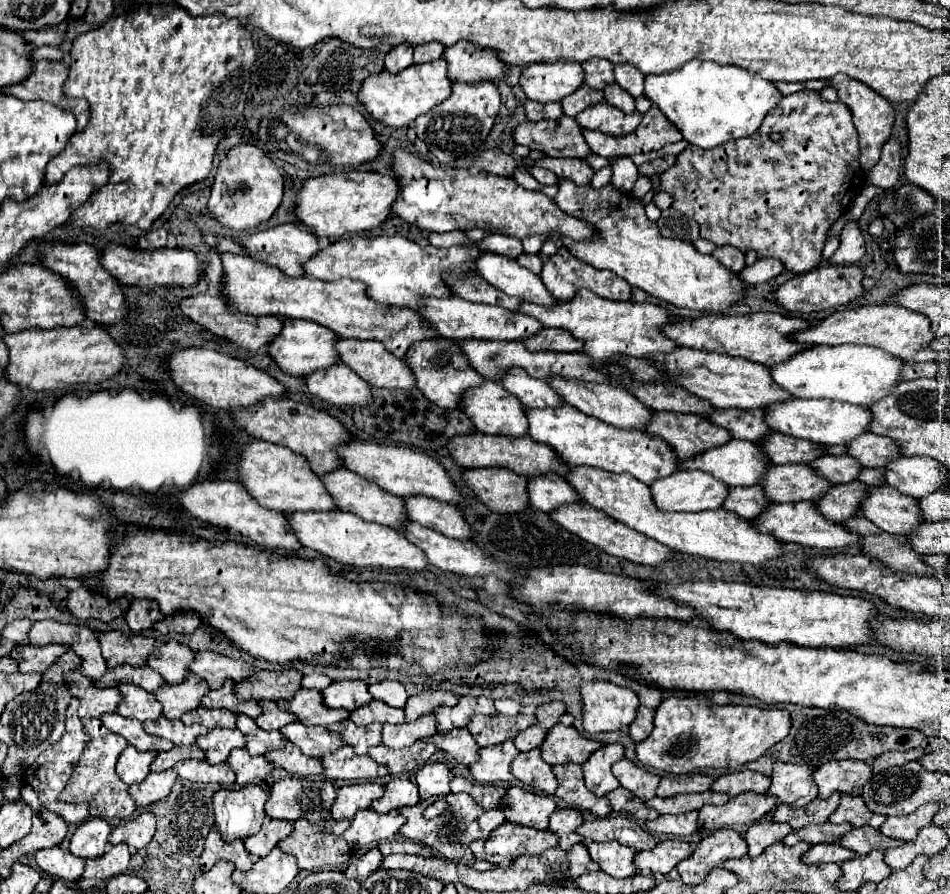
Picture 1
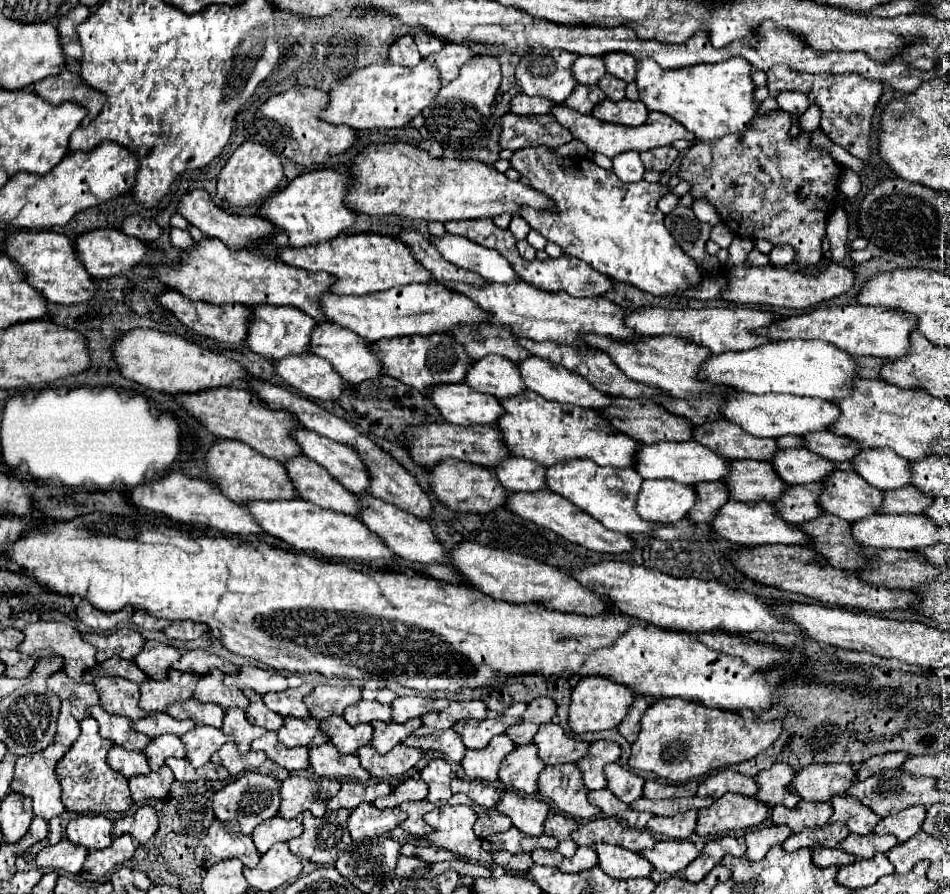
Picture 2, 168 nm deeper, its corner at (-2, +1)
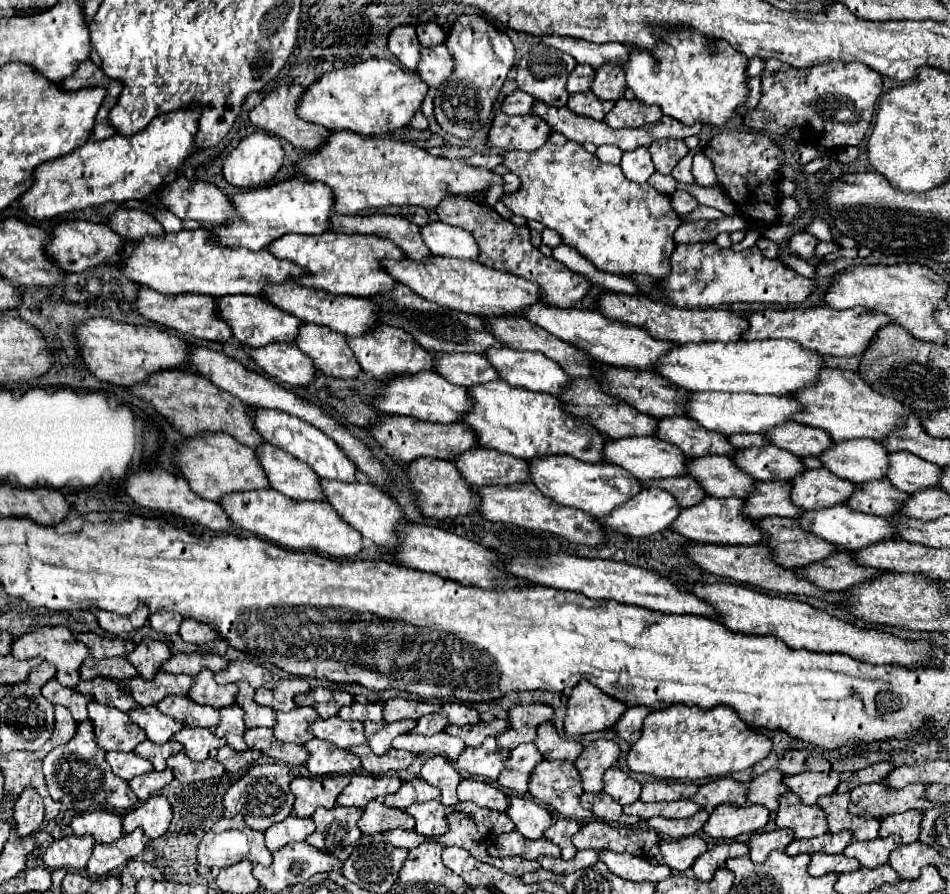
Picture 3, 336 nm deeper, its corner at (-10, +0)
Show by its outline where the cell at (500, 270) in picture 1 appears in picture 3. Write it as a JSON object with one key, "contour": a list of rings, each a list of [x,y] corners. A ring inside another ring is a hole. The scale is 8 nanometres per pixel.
{"contour":[[[428,222],[420,228],[420,236],[432,254],[466,260],[478,258],[478,244],[474,236],[462,228],[452,228],[444,222]]]}

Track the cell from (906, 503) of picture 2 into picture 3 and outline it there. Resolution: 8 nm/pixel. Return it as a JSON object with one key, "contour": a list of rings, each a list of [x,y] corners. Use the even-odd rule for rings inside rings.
{"contour":[[[886,478],[878,482],[864,482],[858,484],[858,490],[854,492],[854,498],[846,502],[852,510],[858,510],[862,514],[874,514],[874,516],[892,516],[898,512],[902,502],[908,498],[906,492],[898,492]]]}

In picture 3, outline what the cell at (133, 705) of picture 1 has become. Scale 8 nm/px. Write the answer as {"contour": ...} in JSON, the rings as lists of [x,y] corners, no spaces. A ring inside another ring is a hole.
{"contour":[[[96,678],[96,680],[80,680],[78,686],[74,686],[76,692],[80,694],[88,694],[88,690],[94,690],[94,700],[106,704],[106,706],[114,706],[122,712],[130,712],[136,708],[136,702],[130,694],[126,694],[124,686],[112,682],[112,680],[106,680],[106,678]],[[94,682],[94,684],[90,684]]]}

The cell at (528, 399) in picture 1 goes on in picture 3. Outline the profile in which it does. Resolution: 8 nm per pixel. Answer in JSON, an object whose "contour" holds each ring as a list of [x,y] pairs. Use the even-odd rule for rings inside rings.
{"contour":[[[438,352],[438,370],[444,380],[456,386],[476,386],[490,380],[498,380],[496,370],[482,354],[448,354]]]}

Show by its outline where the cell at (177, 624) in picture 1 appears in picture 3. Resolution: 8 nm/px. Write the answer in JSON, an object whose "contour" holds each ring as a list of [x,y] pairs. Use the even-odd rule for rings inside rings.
{"contour":[[[184,620],[180,626],[180,636],[190,644],[210,644],[220,638],[214,628],[198,620]]]}

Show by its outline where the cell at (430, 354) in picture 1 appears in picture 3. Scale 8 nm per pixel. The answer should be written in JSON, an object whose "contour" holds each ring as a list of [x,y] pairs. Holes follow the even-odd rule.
{"contour":[[[378,324],[378,326],[374,326],[374,330],[370,330],[362,336],[348,336],[346,342],[352,348],[356,360],[360,362],[362,372],[374,376],[376,380],[390,380],[390,378],[406,374],[406,372],[416,374],[420,370],[432,370],[432,364],[434,364],[434,354],[424,350],[422,346],[418,346],[414,342],[414,338],[400,328]]]}

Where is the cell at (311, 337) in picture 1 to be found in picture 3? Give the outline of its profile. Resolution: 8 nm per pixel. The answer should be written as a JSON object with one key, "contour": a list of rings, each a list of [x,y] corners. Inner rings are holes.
{"contour":[[[234,294],[234,298],[216,298],[216,314],[224,322],[228,322],[228,326],[232,328],[232,336],[242,346],[250,346],[250,348],[260,348],[272,342],[294,342],[298,334],[298,326],[302,324],[298,318],[278,310],[270,302],[262,298],[250,298],[244,294]]]}

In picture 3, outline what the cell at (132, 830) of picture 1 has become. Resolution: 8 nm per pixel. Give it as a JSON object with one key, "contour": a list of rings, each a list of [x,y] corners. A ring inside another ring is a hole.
{"contour":[[[150,796],[124,816],[124,832],[142,828],[148,838],[160,838],[166,834],[172,820],[172,808],[166,796]]]}

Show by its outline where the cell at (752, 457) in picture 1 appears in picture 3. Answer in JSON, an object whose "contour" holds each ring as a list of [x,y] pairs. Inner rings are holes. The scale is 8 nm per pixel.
{"contour":[[[638,436],[638,438],[620,438],[620,440],[606,440],[606,462],[624,466],[630,474],[638,480],[652,480],[652,478],[668,478],[668,476],[684,476],[686,474],[686,456],[678,452],[676,446],[670,446],[654,436]]]}

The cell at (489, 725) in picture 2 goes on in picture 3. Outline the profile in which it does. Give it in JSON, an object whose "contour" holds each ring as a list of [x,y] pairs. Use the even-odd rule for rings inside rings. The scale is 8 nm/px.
{"contour":[[[492,720],[492,722],[478,722],[474,726],[446,726],[446,734],[460,736],[466,746],[478,748],[488,736],[498,736],[508,728],[508,720]]]}

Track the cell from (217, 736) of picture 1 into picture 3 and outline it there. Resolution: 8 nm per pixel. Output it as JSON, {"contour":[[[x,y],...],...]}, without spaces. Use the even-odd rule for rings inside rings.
{"contour":[[[188,726],[182,728],[178,734],[174,734],[174,740],[178,740],[184,746],[186,756],[192,758],[194,762],[206,760],[212,748],[226,744],[220,738],[216,738],[208,728],[188,728]]]}

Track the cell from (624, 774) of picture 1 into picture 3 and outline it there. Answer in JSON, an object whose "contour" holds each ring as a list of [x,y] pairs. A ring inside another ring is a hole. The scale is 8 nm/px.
{"contour":[[[612,766],[610,770],[606,770],[604,774],[604,792],[608,796],[612,796],[618,804],[632,804],[640,798],[640,782],[630,778],[628,774],[624,774],[618,766]]]}

